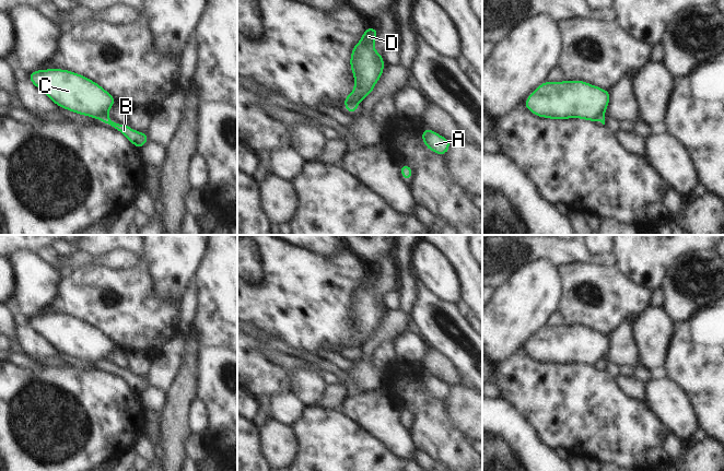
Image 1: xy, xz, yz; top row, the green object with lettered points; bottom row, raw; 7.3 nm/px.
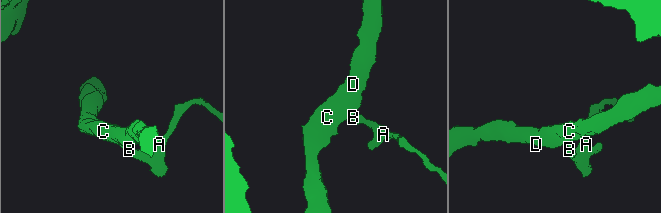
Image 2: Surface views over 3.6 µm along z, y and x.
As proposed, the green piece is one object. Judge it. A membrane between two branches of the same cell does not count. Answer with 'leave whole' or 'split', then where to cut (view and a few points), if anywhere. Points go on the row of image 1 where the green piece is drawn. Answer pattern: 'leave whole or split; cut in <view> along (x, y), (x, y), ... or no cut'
split; cut in xy along (108, 118), (101, 120)

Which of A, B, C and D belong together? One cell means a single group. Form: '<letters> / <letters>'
A B / C D

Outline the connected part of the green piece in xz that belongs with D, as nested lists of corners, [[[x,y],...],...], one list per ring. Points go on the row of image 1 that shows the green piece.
[[[366,27],[360,42],[352,48],[350,68],[354,76],[354,87],[351,94],[343,98],[346,109],[358,106],[367,97],[384,72],[383,56],[374,47],[378,32],[375,27]]]

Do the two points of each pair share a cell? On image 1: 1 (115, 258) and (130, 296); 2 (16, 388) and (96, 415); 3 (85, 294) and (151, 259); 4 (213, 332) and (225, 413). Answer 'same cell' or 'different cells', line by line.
1: different cells
2: same cell
3: different cells
4: different cells

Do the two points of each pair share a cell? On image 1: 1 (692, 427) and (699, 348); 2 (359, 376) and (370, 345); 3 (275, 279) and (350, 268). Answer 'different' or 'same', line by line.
1: different
2: same
3: same

